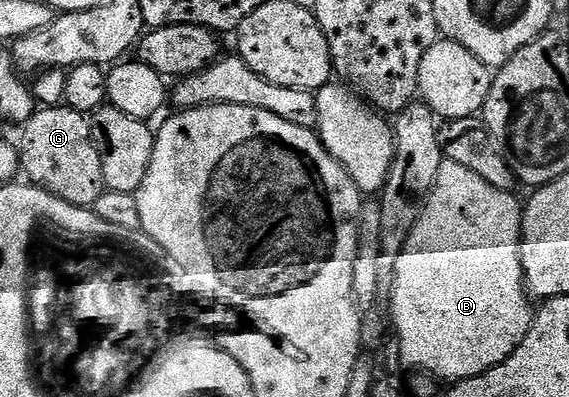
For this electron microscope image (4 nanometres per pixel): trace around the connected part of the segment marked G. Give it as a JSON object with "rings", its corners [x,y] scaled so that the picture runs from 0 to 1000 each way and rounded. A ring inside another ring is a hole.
{"rings":[[[116,270],[70,272],[49,305],[39,307],[40,348],[30,355],[39,433],[46,453],[86,481],[114,511],[165,519],[181,484],[178,390],[163,360],[160,307],[148,287]]]}

